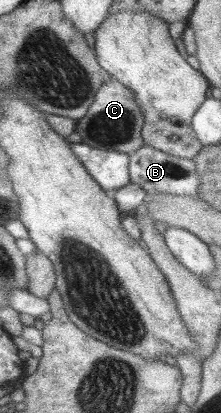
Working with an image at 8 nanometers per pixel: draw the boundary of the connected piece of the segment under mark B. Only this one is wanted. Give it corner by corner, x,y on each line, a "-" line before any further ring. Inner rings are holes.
141,145
129,154
128,176
130,183
139,186
146,194
167,194
167,196
191,196
197,198
199,177
192,159
179,158
151,146

